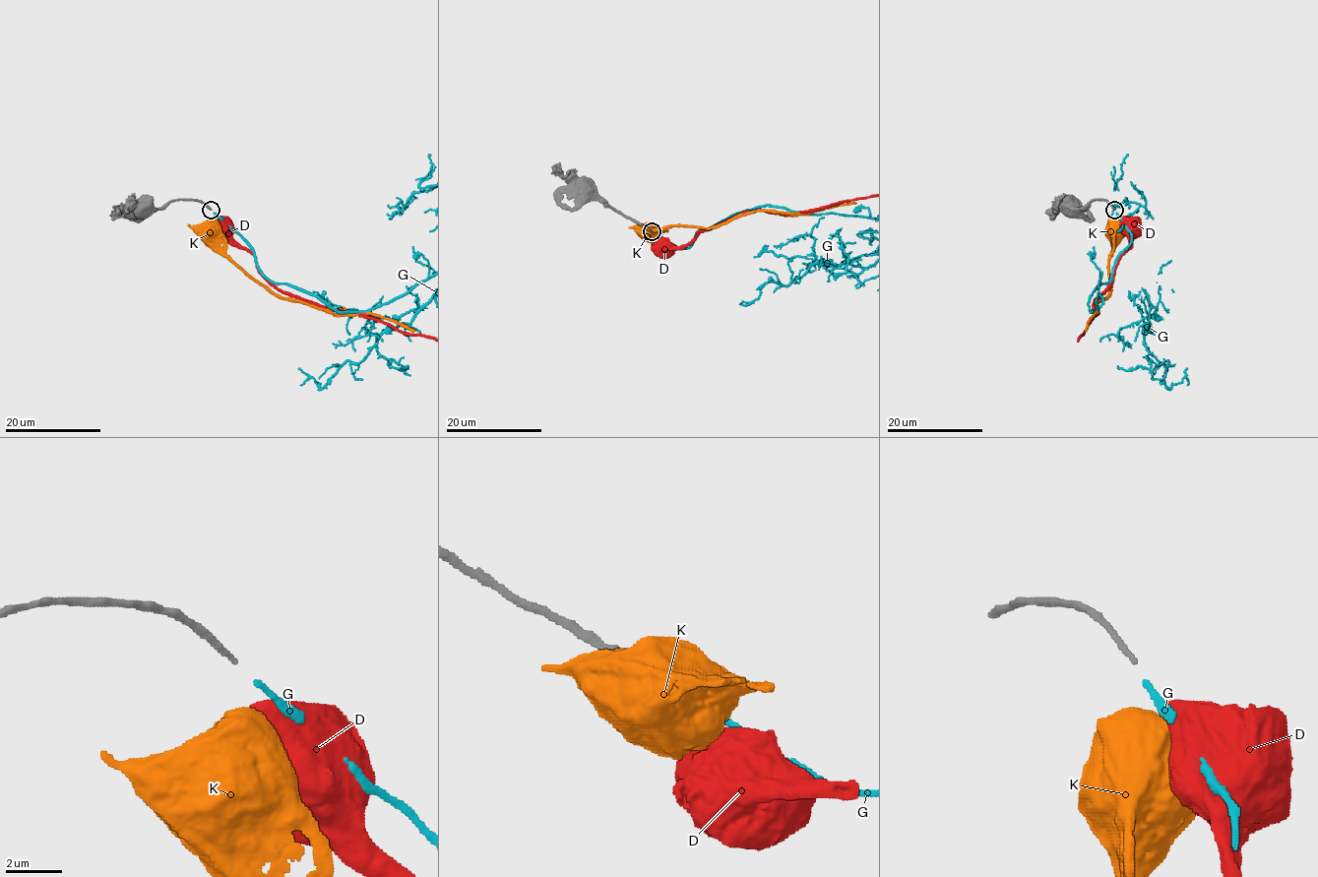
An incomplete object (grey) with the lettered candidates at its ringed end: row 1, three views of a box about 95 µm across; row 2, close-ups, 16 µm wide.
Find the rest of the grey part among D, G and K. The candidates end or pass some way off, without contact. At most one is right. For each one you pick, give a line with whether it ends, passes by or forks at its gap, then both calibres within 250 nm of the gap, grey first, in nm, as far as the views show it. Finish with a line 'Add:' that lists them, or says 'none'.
G: it ends there; 190 nm thick on the grey side, 200 nm on the other
Add: G

